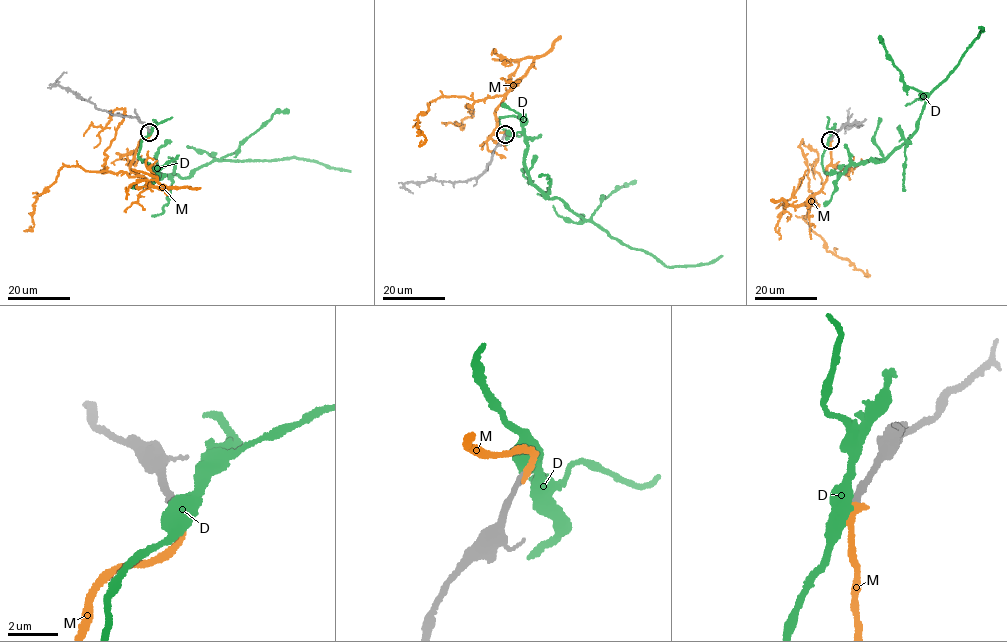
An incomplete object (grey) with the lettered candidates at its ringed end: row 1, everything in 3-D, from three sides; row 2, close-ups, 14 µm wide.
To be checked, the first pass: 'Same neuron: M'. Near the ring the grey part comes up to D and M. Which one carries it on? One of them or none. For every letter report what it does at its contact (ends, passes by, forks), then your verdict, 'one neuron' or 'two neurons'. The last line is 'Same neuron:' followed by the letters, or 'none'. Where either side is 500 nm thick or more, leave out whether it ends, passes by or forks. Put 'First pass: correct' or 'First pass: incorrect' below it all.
D: two neurons
M: it ends | one neuron
Same neuron: M
First pass: correct

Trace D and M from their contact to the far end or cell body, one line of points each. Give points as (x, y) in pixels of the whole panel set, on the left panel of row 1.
D: (150, 131), (138, 156), (155, 173), (157, 169), (152, 177), (186, 178), (216, 160), (294, 157), (350, 172)
M: (149, 132), (139, 142), (130, 165), (137, 175), (63, 166), (32, 205), (33, 227), (27, 229)

